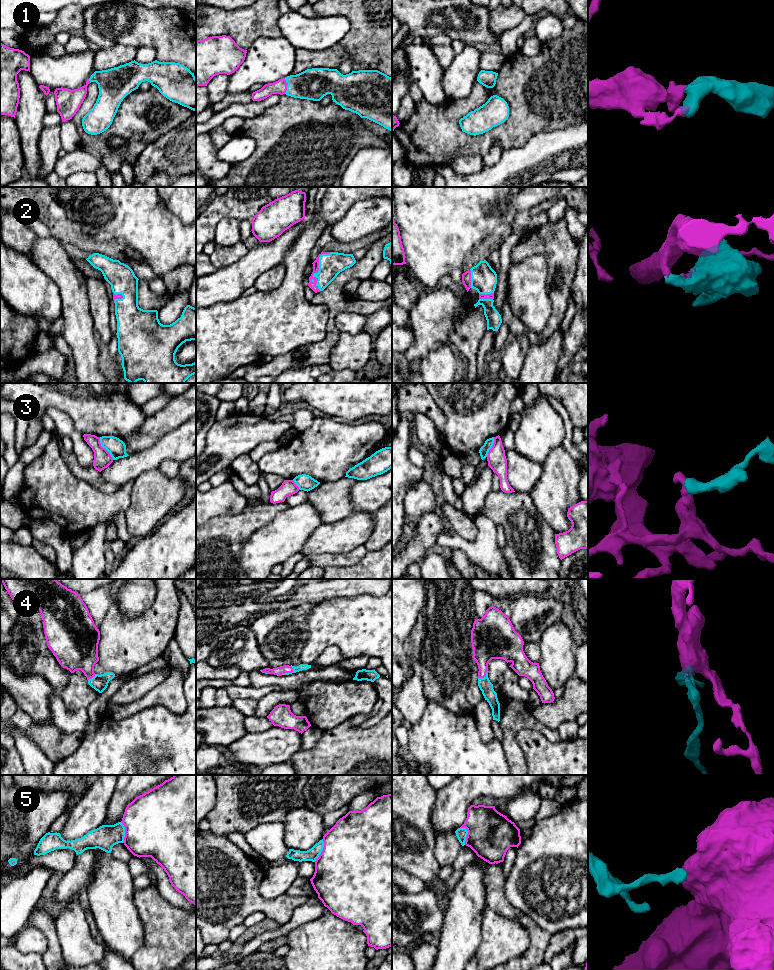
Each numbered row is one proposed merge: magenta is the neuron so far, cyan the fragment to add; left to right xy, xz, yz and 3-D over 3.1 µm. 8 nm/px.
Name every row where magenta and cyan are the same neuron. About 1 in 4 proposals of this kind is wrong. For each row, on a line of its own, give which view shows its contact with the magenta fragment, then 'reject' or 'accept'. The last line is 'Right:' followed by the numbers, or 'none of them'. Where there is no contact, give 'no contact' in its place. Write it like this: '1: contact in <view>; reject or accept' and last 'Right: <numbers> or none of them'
1: contact in xz; accept
2: contact in xz; accept
3: contact in xy; reject
4: contact in xz; accept
5: contact in yz; reject
Right: 1, 2, 4

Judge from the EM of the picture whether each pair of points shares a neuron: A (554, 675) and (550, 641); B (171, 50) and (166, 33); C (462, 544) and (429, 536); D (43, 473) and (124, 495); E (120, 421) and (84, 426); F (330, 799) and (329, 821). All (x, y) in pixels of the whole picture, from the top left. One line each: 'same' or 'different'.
A: same
B: same
C: different
D: same
E: same
F: different

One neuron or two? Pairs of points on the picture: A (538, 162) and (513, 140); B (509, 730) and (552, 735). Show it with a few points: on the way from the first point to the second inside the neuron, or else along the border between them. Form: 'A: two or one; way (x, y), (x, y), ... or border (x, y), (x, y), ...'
A: two; border (540, 133), (503, 152)
B: one; way (520, 724), (534, 724), (541, 728)

